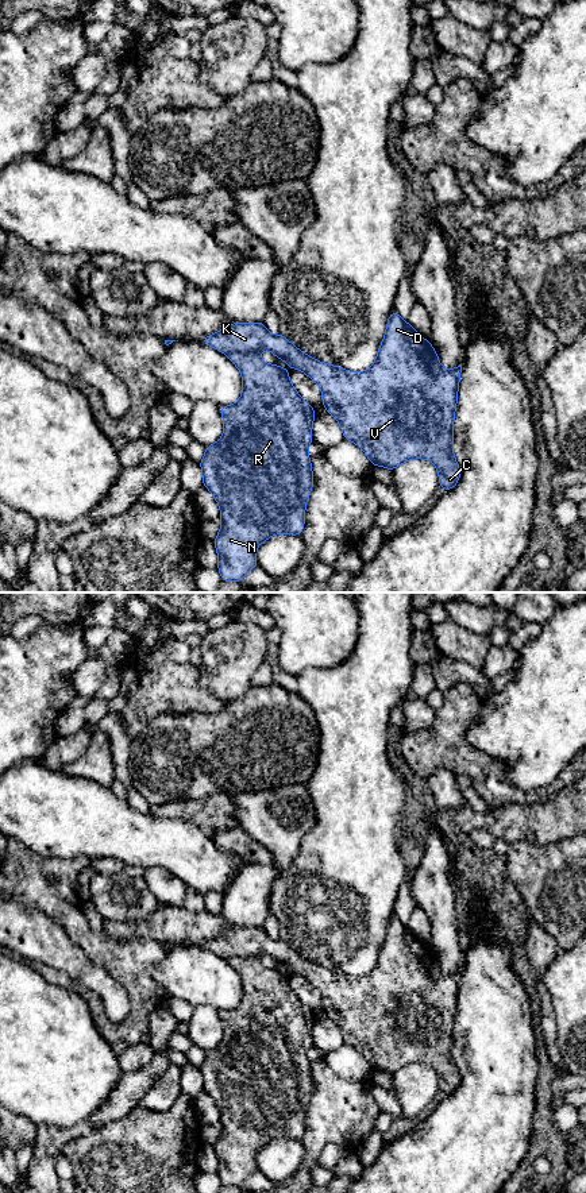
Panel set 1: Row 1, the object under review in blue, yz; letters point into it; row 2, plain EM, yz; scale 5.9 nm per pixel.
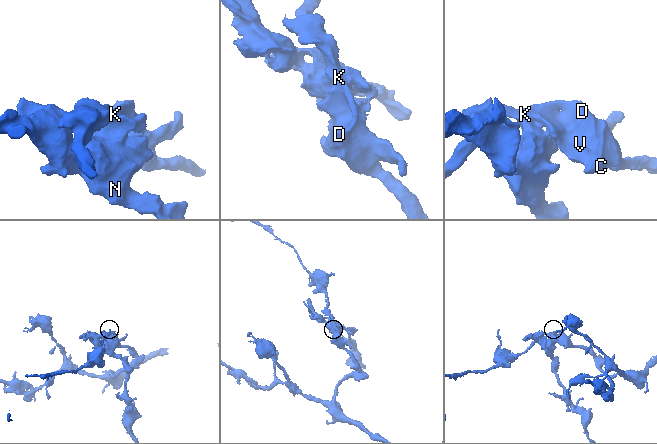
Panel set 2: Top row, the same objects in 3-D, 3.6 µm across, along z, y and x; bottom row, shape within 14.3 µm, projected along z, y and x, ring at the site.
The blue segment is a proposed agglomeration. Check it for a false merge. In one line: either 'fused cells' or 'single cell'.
fused cells

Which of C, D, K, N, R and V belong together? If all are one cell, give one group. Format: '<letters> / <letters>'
C D K V / N R

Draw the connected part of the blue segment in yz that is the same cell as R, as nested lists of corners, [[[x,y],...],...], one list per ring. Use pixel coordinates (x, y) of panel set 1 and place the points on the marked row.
[[[230,352],[231,362],[240,370],[243,391],[234,405],[220,406],[224,432],[220,440],[207,445],[200,460],[203,484],[212,493],[220,507],[221,528],[213,540],[223,582],[242,582],[243,576],[258,567],[257,548],[269,537],[279,533],[301,536],[305,522],[305,505],[315,482],[308,456],[312,440],[315,410],[292,386],[288,370],[266,364],[258,352]]]

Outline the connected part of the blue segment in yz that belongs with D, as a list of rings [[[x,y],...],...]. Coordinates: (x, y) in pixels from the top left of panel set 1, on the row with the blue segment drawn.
[[[396,310],[388,318],[386,333],[374,364],[361,372],[351,372],[311,358],[281,333],[271,335],[262,321],[234,323],[205,336],[200,343],[225,355],[271,351],[278,359],[285,359],[290,368],[304,371],[320,386],[324,409],[339,421],[343,437],[363,449],[371,466],[382,466],[392,471],[410,459],[427,459],[437,468],[440,487],[448,491],[456,486],[460,468],[452,445],[462,364],[444,370],[431,343],[423,339]]]

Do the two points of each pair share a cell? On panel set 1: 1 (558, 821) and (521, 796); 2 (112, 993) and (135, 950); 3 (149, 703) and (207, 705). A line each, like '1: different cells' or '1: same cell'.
1: different cells
2: different cells
3: same cell

